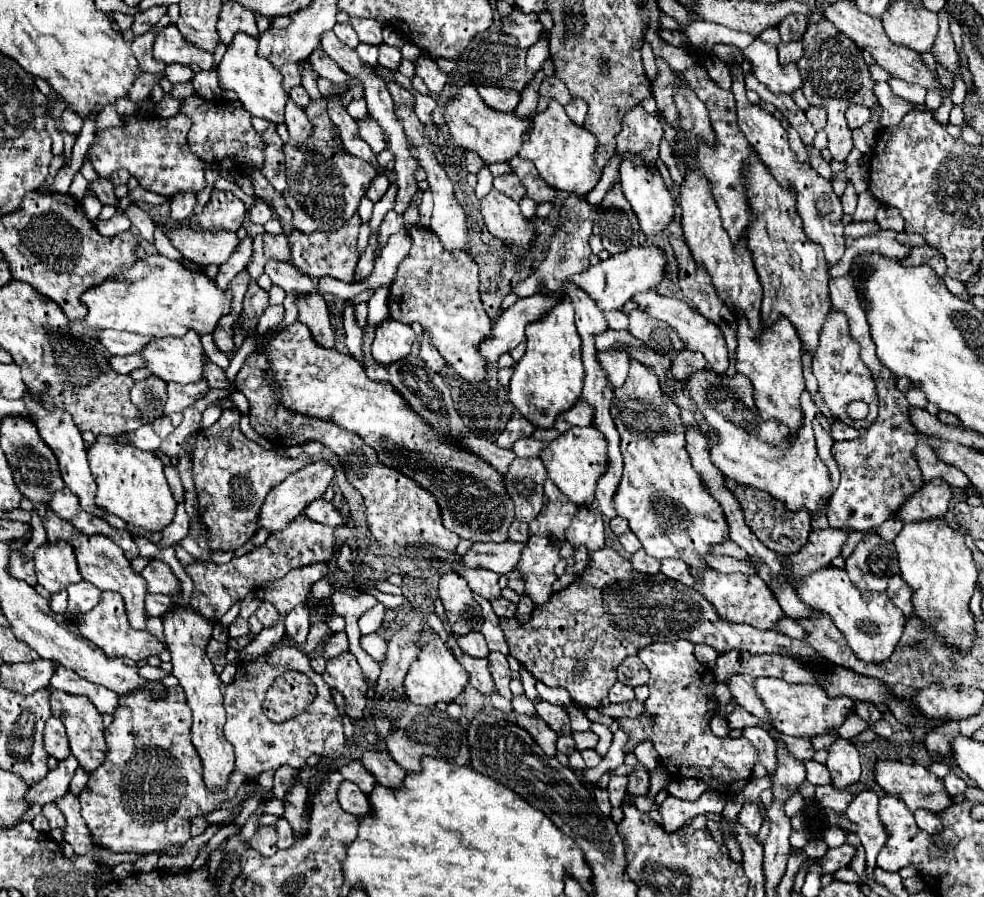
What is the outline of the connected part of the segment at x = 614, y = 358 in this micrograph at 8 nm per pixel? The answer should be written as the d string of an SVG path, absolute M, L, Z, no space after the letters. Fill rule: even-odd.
M602 351L598 353L598 361L602 365L602 369L608 373L608 379L614 387L620 387L626 377L628 377L628 369L630 369L630 355L626 355L624 351Z

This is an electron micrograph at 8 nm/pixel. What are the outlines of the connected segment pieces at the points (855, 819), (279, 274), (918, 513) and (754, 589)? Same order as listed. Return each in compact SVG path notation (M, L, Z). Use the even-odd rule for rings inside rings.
M866 789L860 795L854 795L854 801L846 813L836 815L830 809L824 809L822 813L828 825L844 827L846 831L852 831L860 837L860 843L866 849L866 875L874 879L876 857L888 839L886 829L878 819L878 795L872 789Z
M268 261L266 265L266 275L270 277L270 281L278 287L282 287L286 291L286 299L284 299L284 309L286 309L286 315L284 315L284 321L270 329L270 333L274 335L276 331L282 331L284 327L288 327L290 323L296 321L296 315L298 315L298 307L296 307L296 295L312 295L312 293L318 293L318 287L316 283L308 277L308 275L302 275L296 267L292 267L290 263L280 263L280 261Z
M932 479L922 485L898 511L902 521L928 521L942 517L948 509L952 491L944 479Z
M708 569L708 571L704 571L702 581L696 581L694 589L700 591L718 609L718 615L726 621L746 623L756 629L776 629L778 621L784 619L784 611L780 609L778 601L774 599L772 591L768 589L768 585L758 575L754 575L754 577L746 577L740 573L724 575L714 569Z

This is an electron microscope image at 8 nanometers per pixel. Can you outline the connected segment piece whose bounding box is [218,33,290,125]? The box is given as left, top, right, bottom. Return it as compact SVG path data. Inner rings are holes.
M238 33L234 37L234 41L228 45L226 55L218 67L220 87L236 91L242 107L252 117L260 117L260 119L266 119L266 121L278 125L278 123L284 123L284 107L290 97L282 87L282 73L268 59L258 57L256 47L258 47L258 41L250 35Z

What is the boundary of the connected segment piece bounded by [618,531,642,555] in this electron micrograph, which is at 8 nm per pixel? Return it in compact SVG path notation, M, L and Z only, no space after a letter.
M628 531L628 533L624 533L624 535L620 535L618 537L620 539L620 543L622 543L622 547L624 547L624 551L626 553L634 553L634 551L638 551L638 549L642 549L642 543L640 543L640 539L632 533L632 531Z

